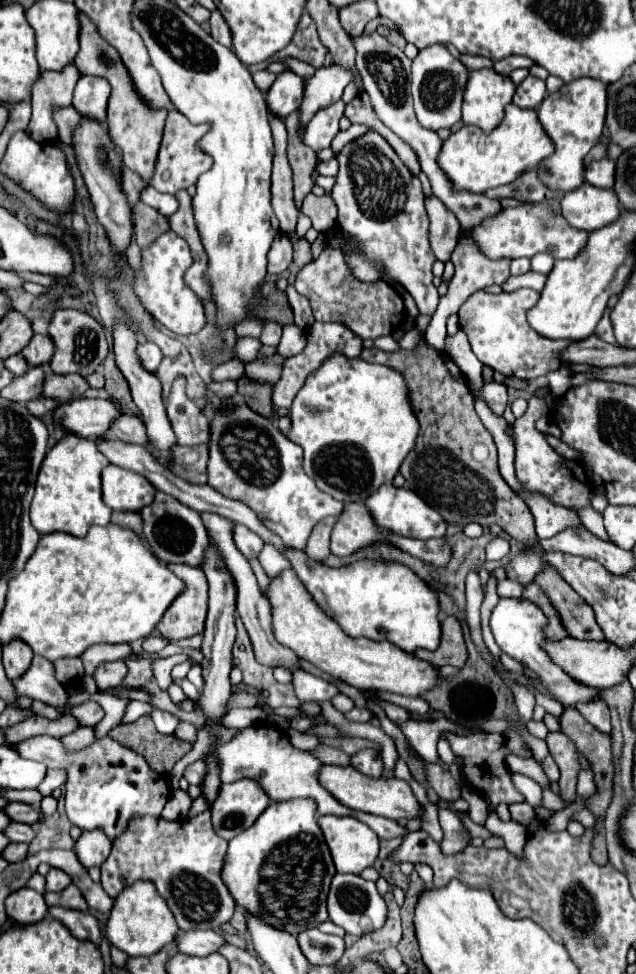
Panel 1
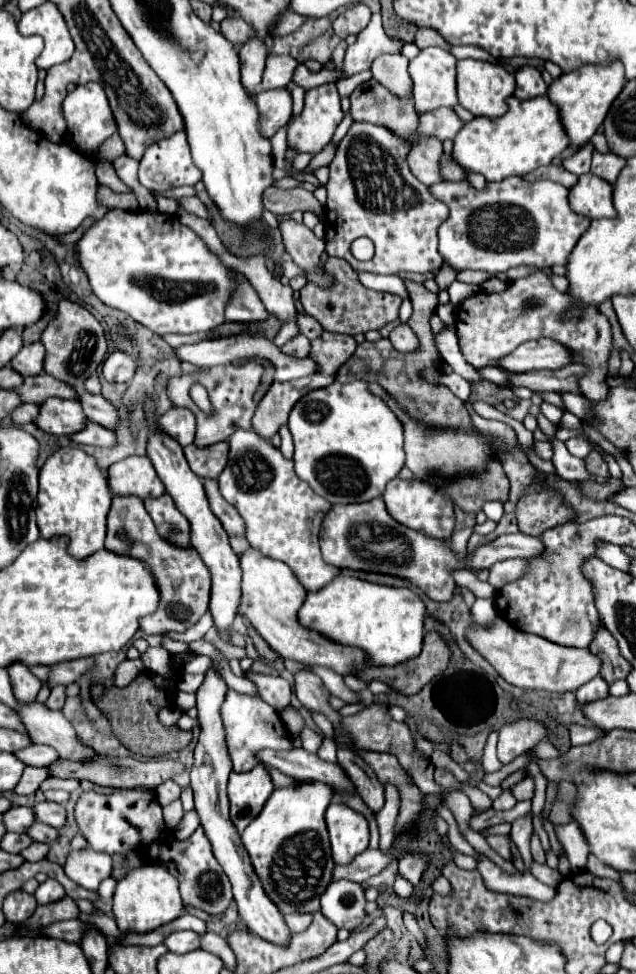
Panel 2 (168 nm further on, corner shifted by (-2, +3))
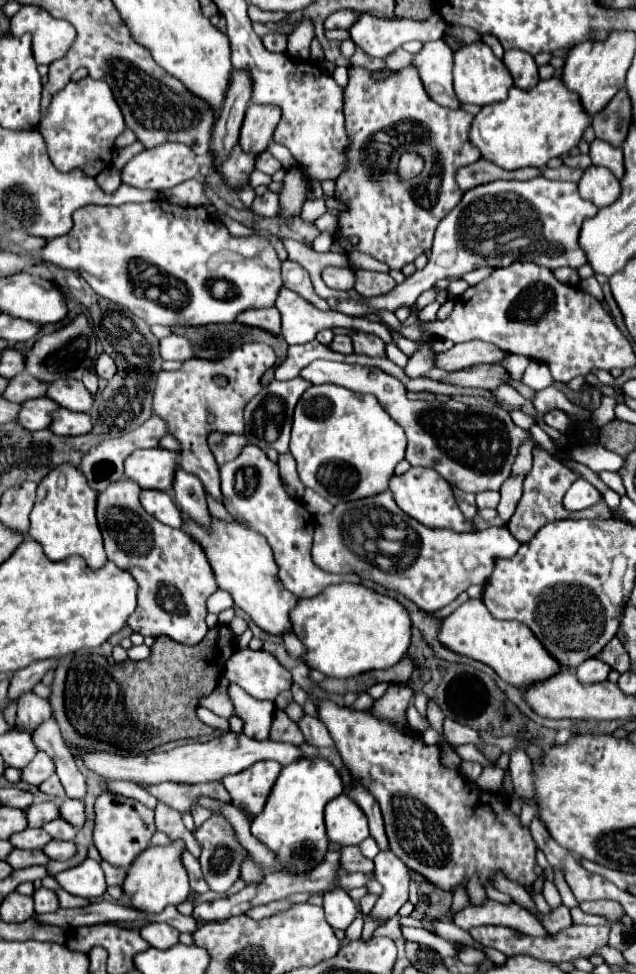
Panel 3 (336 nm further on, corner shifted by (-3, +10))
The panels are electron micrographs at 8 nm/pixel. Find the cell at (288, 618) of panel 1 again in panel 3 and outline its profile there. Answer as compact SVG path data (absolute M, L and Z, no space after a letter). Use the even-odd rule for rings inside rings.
M183 518L181 528L185 530L185 534L197 540L199 546L203 546L207 560L213 568L217 586L233 596L235 606L245 610L251 616L251 620L269 634L279 636L291 630L289 610L295 606L297 598L291 592L287 592L279 582L277 566L273 562L273 552L267 540L259 532L239 522L225 522L219 518L213 518L209 528L199 526L191 518Z

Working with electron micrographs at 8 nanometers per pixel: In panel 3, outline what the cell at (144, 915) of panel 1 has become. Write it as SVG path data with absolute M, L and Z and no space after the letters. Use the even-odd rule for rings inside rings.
M175 840L175 842L169 842L167 846L149 846L133 860L123 884L123 890L131 898L133 908L139 908L143 912L159 912L169 904L177 906L187 900L187 894L191 894L191 888L189 888L187 870L181 860L183 850L185 850L185 842Z

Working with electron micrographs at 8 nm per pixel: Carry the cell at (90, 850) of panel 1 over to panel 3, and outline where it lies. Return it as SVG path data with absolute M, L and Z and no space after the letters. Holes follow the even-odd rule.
M87 858L83 864L79 864L71 870L59 872L55 876L55 880L65 892L87 898L87 900L95 900L101 894L105 894L105 890L107 890L103 870L101 870L99 862L95 862L91 858Z

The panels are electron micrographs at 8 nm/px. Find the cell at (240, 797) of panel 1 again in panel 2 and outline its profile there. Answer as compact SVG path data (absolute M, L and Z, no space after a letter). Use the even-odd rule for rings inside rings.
M256 765L252 771L246 773L230 773L230 819L238 833L242 833L258 817L272 791L274 785L270 781L268 771L262 765Z

